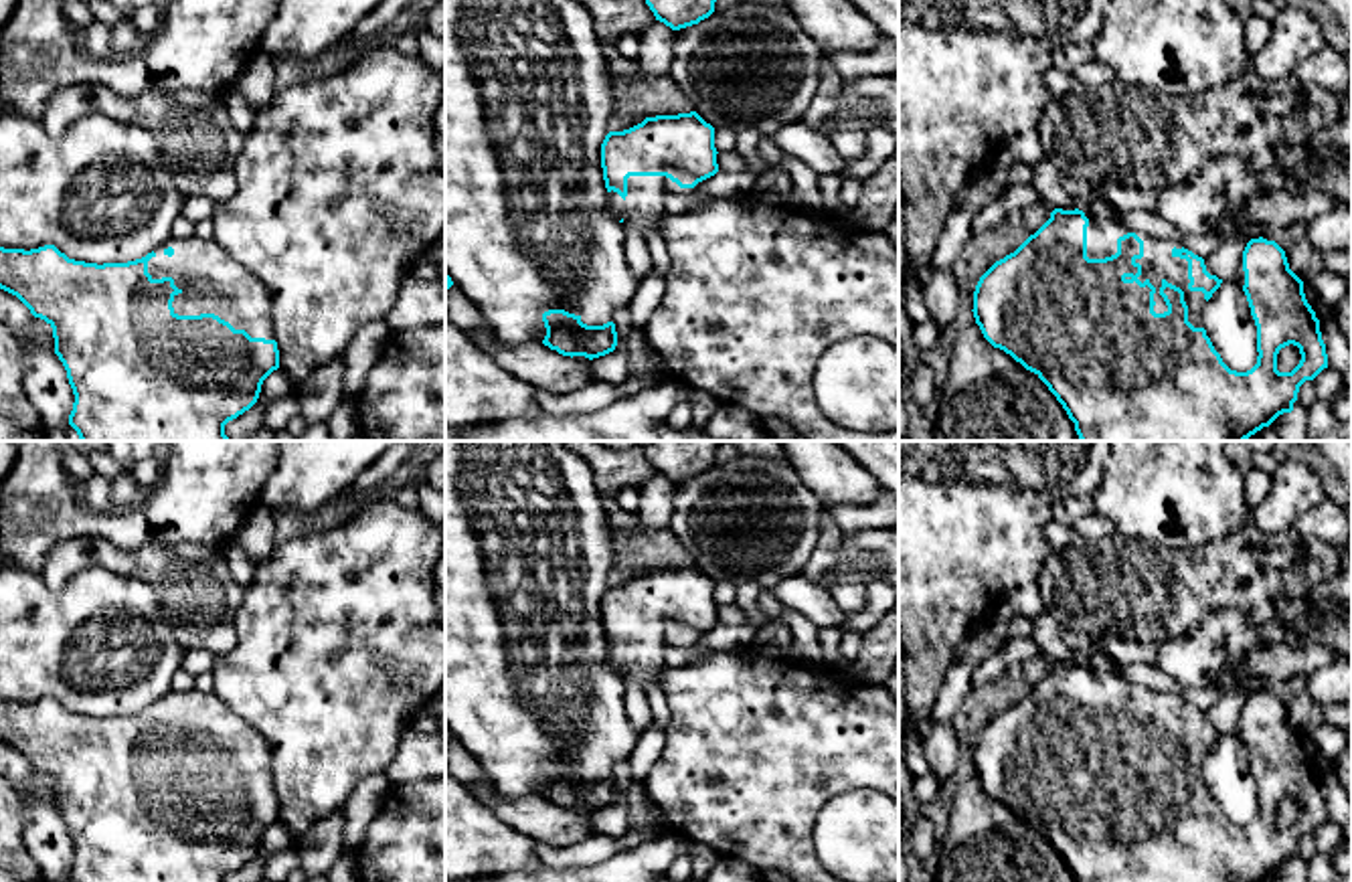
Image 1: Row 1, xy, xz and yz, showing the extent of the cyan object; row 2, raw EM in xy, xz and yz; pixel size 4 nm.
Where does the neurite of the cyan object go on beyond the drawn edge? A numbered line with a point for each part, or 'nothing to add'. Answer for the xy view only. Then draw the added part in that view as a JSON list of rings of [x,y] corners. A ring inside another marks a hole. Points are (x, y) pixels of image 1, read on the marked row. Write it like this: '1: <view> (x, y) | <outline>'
1: xy (211, 280) | [[[190,235],[160,245],[148,261],[152,279],[172,277],[180,289],[172,307],[178,316],[215,314],[251,338],[273,340],[271,297],[261,279],[239,265],[215,239]]]

